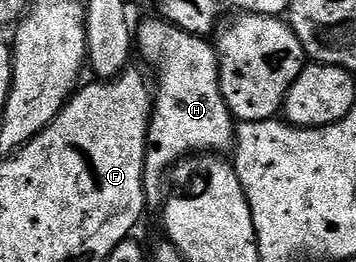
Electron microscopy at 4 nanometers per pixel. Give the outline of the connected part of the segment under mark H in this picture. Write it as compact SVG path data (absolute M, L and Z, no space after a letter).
M157 18L158 20L146 20L142 25L137 25L136 28L136 48L146 60L151 60L152 63L158 67L158 84L156 80L156 91L153 93L154 107L150 110L150 125L148 126L148 134L146 135L146 165L144 166L144 178L143 182L146 184L146 202L150 206L158 206L163 203L164 200L164 188L162 192L161 184L163 180L167 179L168 173L173 169L174 165L179 160L191 155L191 154L222 154L227 151L233 145L236 135L236 121L234 115L228 110L228 106L224 102L224 94L220 90L220 70L218 69L218 53L215 45L211 43L209 39L193 36L191 32L185 32L183 28L178 28L176 25L171 24L169 20L165 18Z

